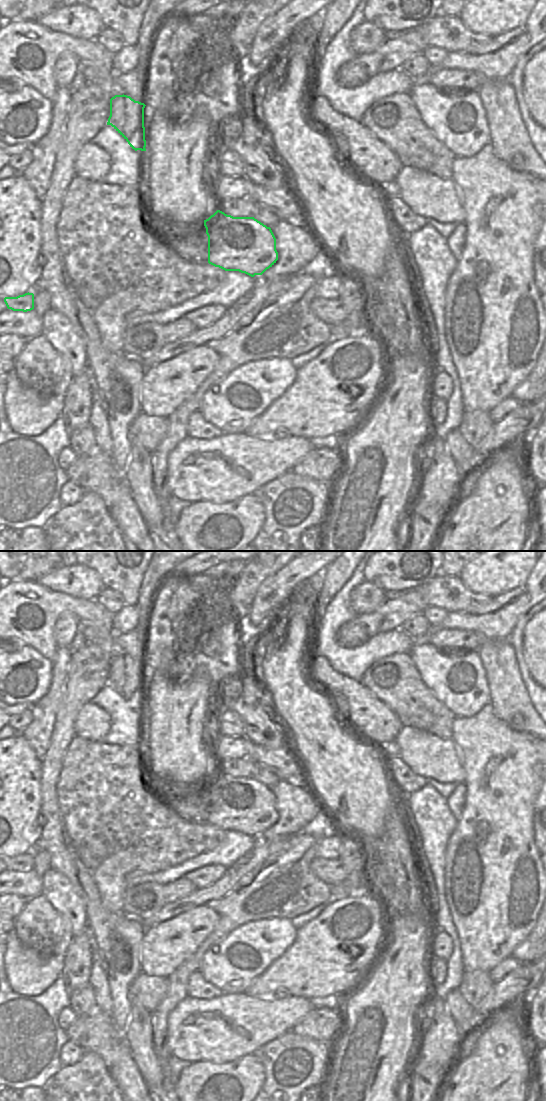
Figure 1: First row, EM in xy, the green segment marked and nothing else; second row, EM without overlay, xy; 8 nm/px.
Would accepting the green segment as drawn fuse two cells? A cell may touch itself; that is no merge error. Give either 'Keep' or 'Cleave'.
Cleave.

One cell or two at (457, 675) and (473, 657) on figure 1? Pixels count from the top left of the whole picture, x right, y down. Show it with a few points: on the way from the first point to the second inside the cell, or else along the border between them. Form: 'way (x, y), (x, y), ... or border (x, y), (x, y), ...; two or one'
way (461, 671), (471, 661); one

